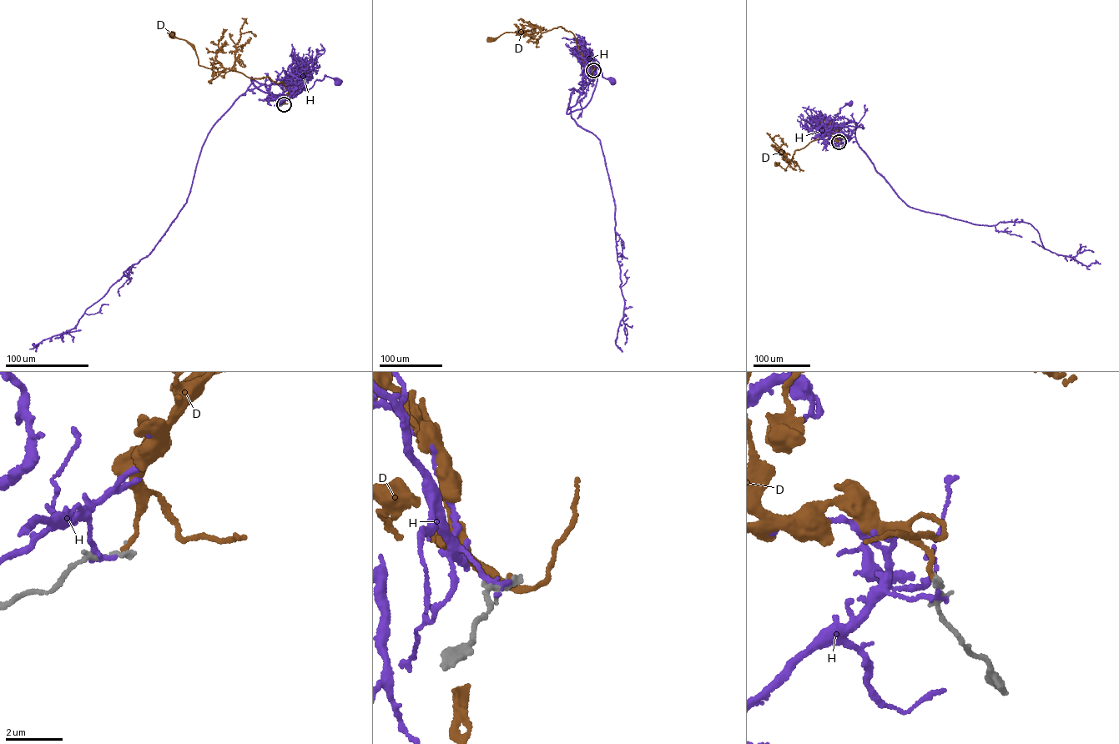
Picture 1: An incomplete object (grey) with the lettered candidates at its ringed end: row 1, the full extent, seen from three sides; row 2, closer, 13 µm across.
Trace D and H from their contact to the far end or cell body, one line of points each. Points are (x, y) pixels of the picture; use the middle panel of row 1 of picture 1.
D: (592, 70), (584, 63), (573, 34), (561, 27), (541, 32), (527, 29), (521, 34), (505, 32), (491, 39)
H: (592, 70), (587, 59), (577, 54), (582, 52), (592, 56), (597, 61), (602, 77), (613, 81)

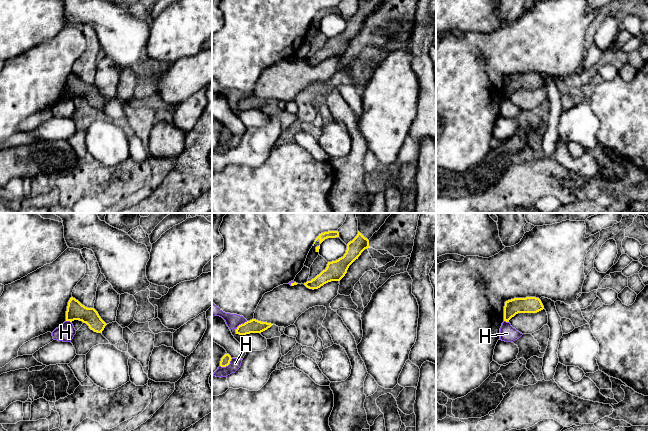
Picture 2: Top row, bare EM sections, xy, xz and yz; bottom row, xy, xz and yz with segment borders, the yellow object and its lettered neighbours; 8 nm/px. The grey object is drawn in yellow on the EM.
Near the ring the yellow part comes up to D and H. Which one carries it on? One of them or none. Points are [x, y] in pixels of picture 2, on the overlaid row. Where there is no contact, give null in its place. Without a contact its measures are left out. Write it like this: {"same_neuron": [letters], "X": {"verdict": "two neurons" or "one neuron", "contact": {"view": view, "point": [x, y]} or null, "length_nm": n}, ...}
{"same_neuron": [], "D": {"verdict": "two neurons", "contact": null}, "H": {"verdict": "two neurons", "contact": {"view": "xz", "point": [241, 324]}, "length_nm": 120}}

